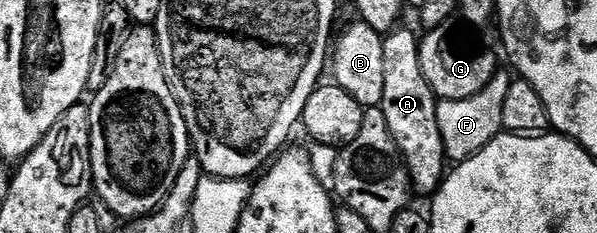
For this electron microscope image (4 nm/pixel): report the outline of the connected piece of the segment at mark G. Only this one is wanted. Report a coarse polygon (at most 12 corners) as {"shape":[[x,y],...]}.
{"shape":[[441,22],[420,37],[423,74],[441,100],[471,98],[497,56]]}

